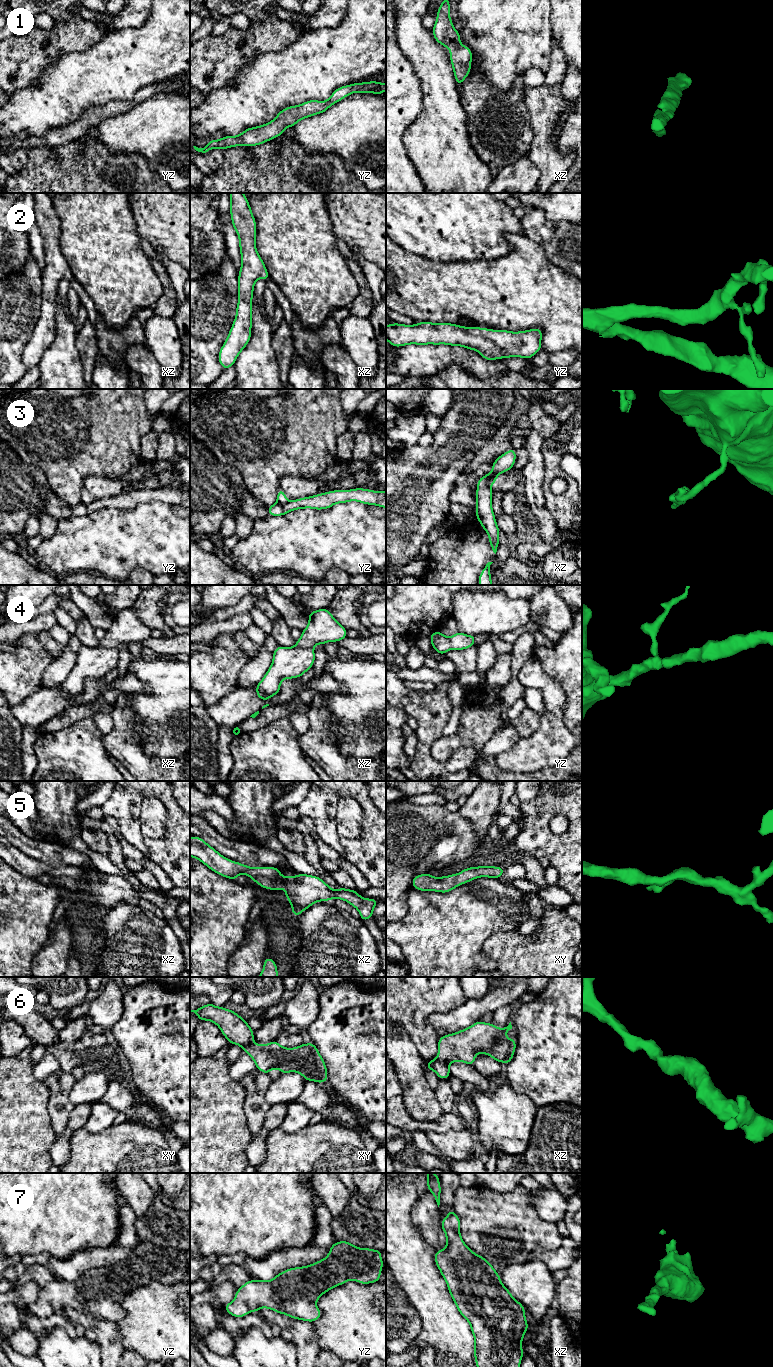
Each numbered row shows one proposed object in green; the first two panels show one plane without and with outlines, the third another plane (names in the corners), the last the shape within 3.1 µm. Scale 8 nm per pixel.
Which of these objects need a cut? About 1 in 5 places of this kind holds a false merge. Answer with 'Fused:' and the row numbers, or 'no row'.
Fused: 3

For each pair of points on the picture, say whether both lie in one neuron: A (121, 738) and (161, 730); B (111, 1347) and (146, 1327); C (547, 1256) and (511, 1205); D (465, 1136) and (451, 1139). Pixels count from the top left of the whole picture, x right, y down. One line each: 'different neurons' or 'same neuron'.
A: different neurons
B: different neurons
C: different neurons
D: same neuron

